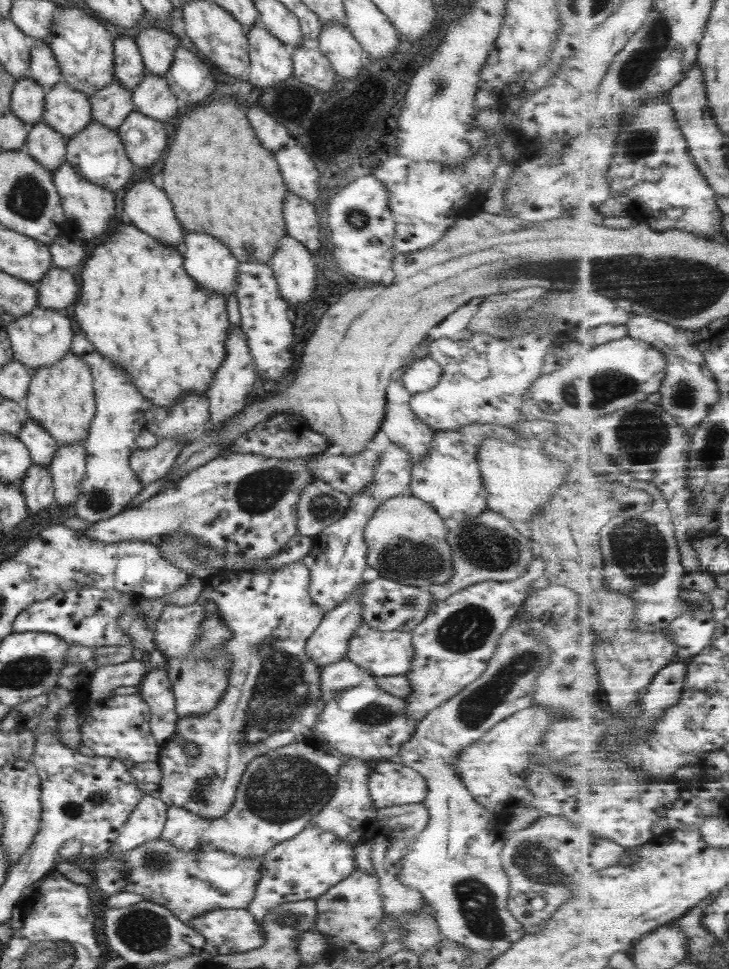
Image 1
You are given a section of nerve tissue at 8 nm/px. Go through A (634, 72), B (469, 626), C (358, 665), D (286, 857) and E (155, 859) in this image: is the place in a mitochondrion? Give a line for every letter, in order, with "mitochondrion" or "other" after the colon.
A: mitochondrion
B: mitochondrion
C: other
D: other
E: mitochondrion

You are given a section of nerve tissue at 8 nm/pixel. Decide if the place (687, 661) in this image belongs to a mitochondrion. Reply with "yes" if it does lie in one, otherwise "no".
no

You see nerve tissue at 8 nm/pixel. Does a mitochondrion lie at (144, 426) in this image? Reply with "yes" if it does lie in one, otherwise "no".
no

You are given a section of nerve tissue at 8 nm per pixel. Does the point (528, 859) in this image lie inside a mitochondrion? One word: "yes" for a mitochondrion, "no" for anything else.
yes

